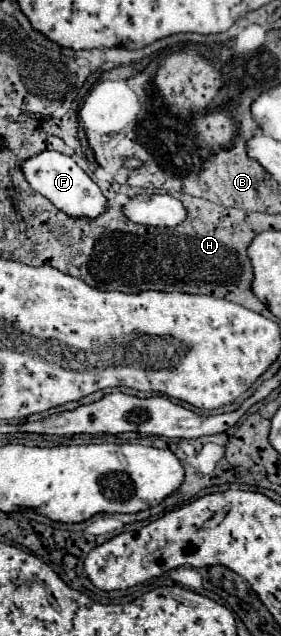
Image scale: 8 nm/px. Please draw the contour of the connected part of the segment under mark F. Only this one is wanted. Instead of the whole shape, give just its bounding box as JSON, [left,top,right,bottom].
[20,151,106,217]

